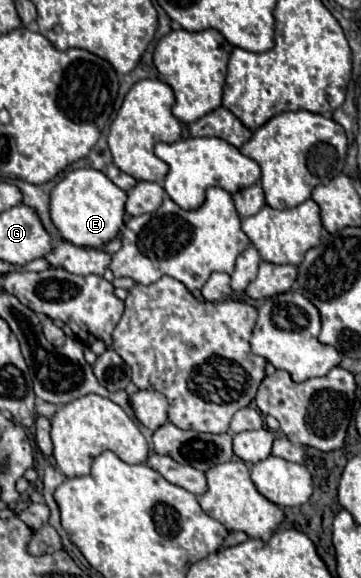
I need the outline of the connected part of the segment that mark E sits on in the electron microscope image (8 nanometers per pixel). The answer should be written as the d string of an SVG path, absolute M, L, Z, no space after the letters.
M80 168L80 170L72 170L52 190L50 212L64 240L76 246L104 248L112 238L118 236L124 224L126 198L128 198L126 192L118 188L104 172L94 170L94 168Z

